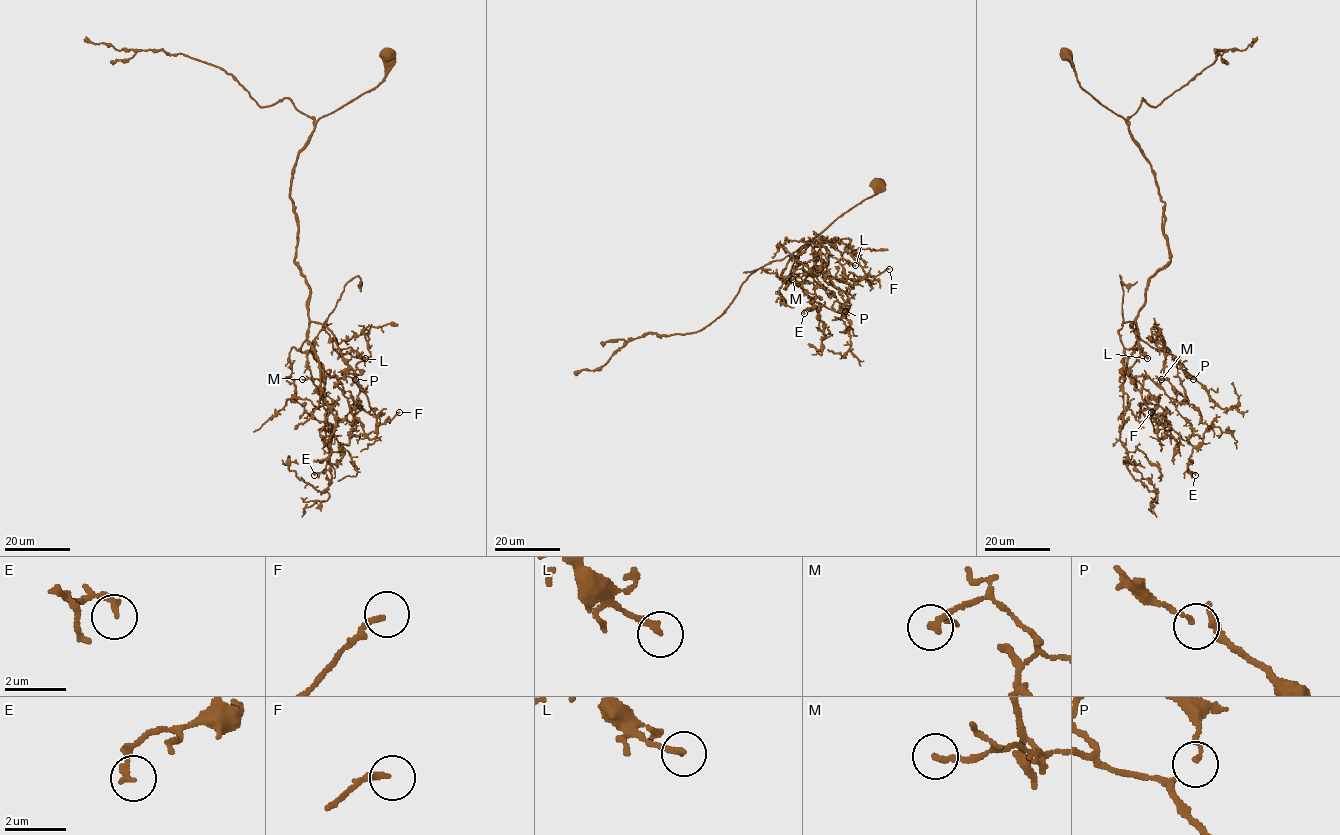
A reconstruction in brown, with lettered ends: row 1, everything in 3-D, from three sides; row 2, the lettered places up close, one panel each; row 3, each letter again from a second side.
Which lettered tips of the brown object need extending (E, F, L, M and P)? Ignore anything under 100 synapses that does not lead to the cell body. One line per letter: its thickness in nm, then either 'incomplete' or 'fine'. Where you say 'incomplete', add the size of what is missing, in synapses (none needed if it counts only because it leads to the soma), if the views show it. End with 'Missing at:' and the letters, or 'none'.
E: calibre 220 nm; fine
F: calibre 180 nm; fine
L: calibre 200 nm; incomplete; 110 synapses
M: calibre 200 nm; fine
P: calibre 80 nm; fine
Missing at: L

